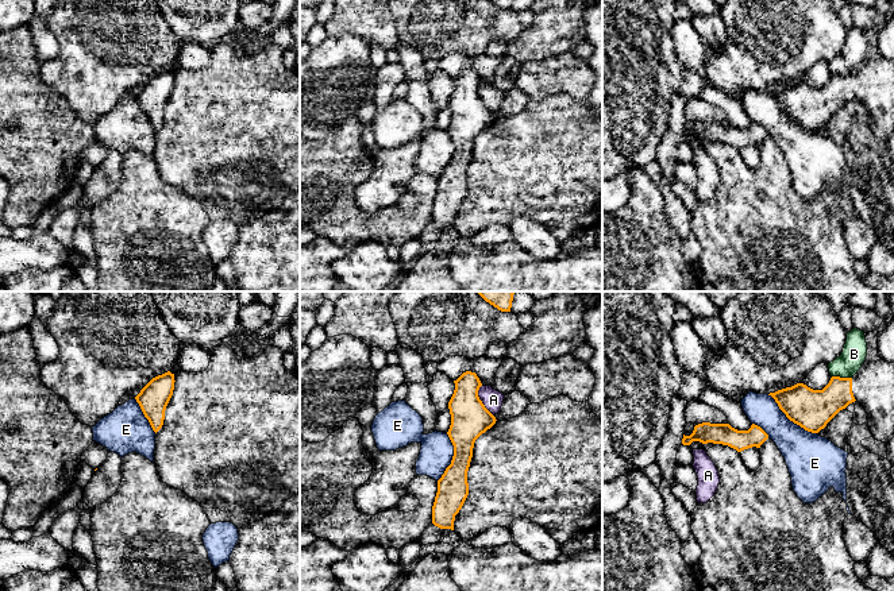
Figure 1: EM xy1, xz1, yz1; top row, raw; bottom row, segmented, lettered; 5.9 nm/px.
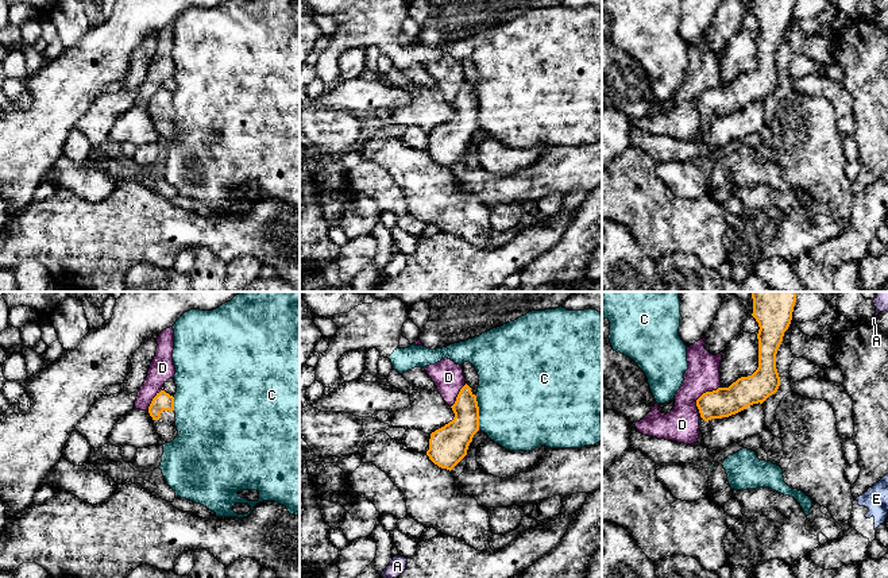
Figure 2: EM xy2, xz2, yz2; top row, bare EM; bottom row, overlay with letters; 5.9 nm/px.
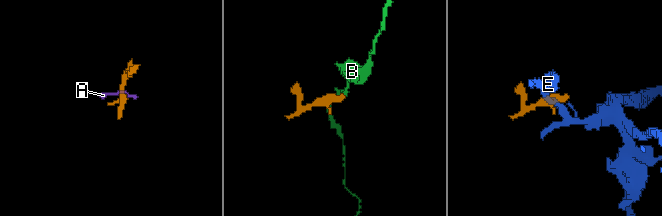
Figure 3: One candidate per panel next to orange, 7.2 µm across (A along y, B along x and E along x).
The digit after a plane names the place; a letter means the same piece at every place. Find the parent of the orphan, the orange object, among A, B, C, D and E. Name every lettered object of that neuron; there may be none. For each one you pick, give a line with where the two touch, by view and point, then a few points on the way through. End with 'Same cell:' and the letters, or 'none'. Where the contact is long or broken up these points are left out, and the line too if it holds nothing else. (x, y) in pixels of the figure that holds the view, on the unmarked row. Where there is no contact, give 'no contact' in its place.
Same cell: none

